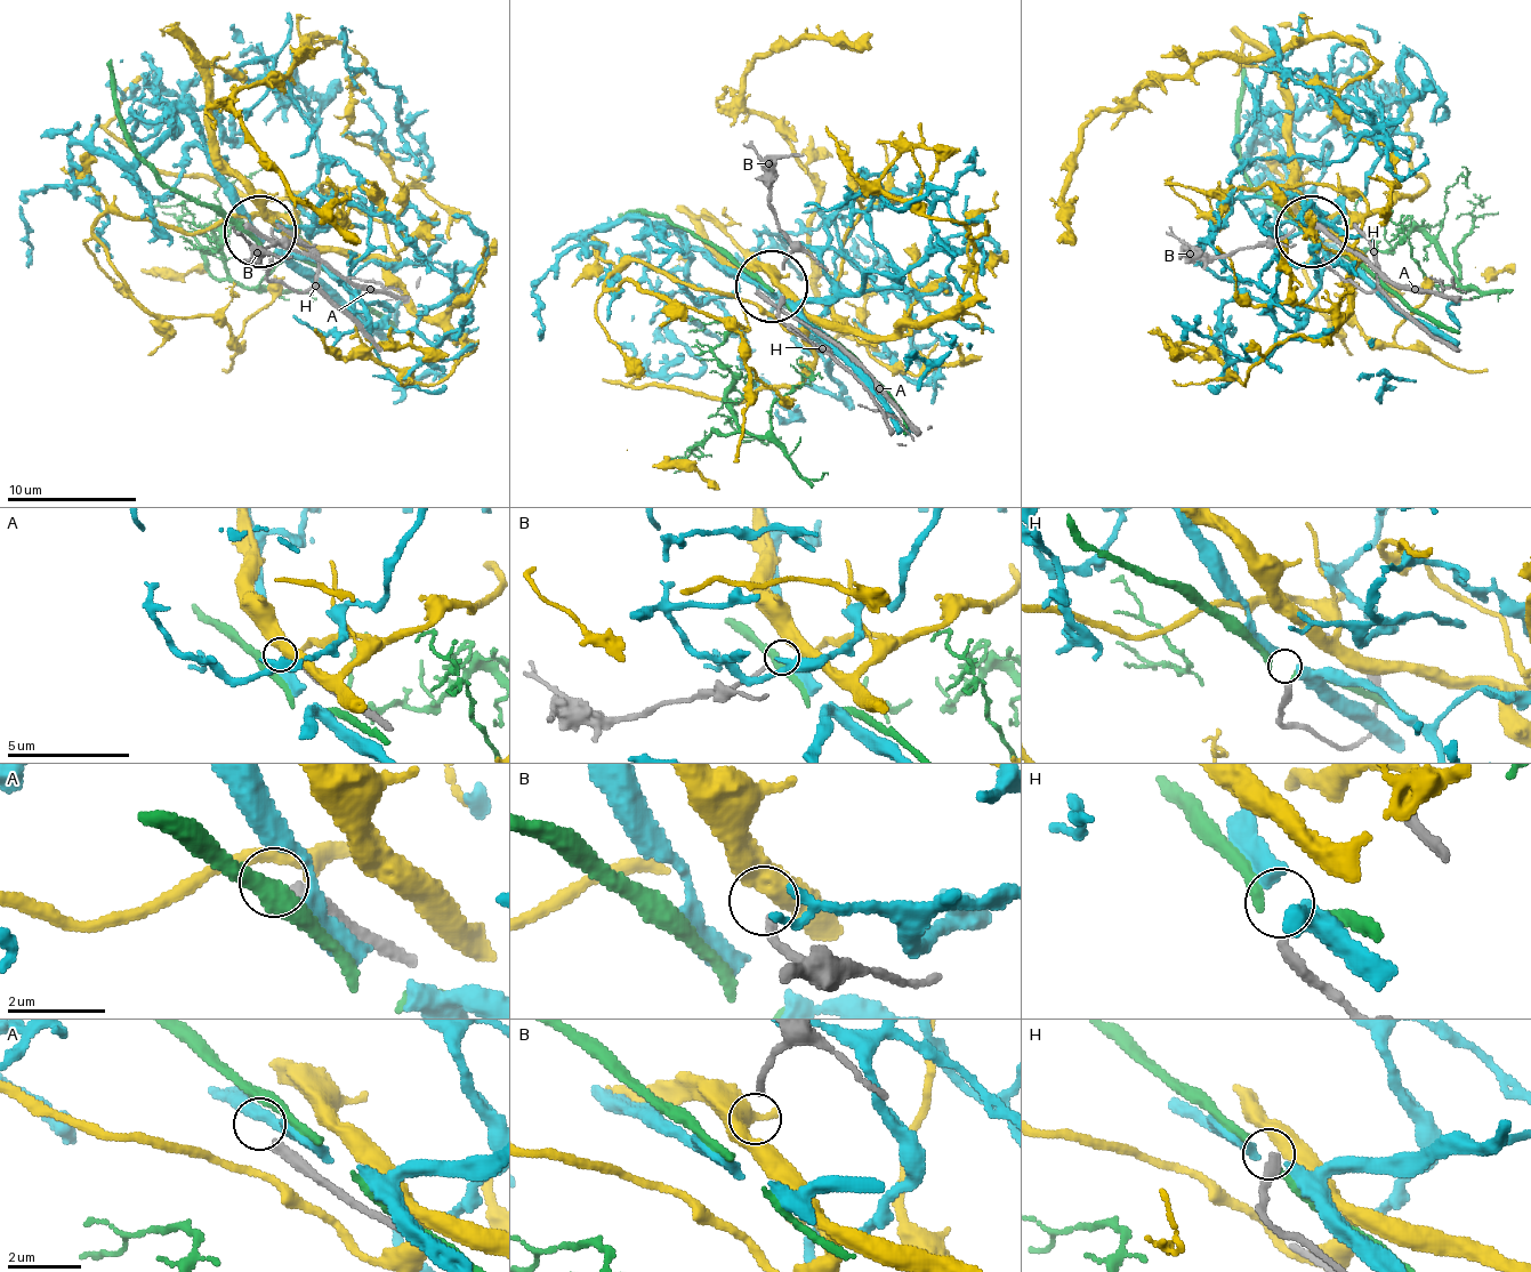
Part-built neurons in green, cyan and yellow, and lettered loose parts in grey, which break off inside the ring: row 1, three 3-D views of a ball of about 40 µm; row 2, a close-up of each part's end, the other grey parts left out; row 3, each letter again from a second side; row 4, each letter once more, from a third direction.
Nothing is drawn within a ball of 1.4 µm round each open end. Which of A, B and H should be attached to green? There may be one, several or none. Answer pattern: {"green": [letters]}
{"green": []}

